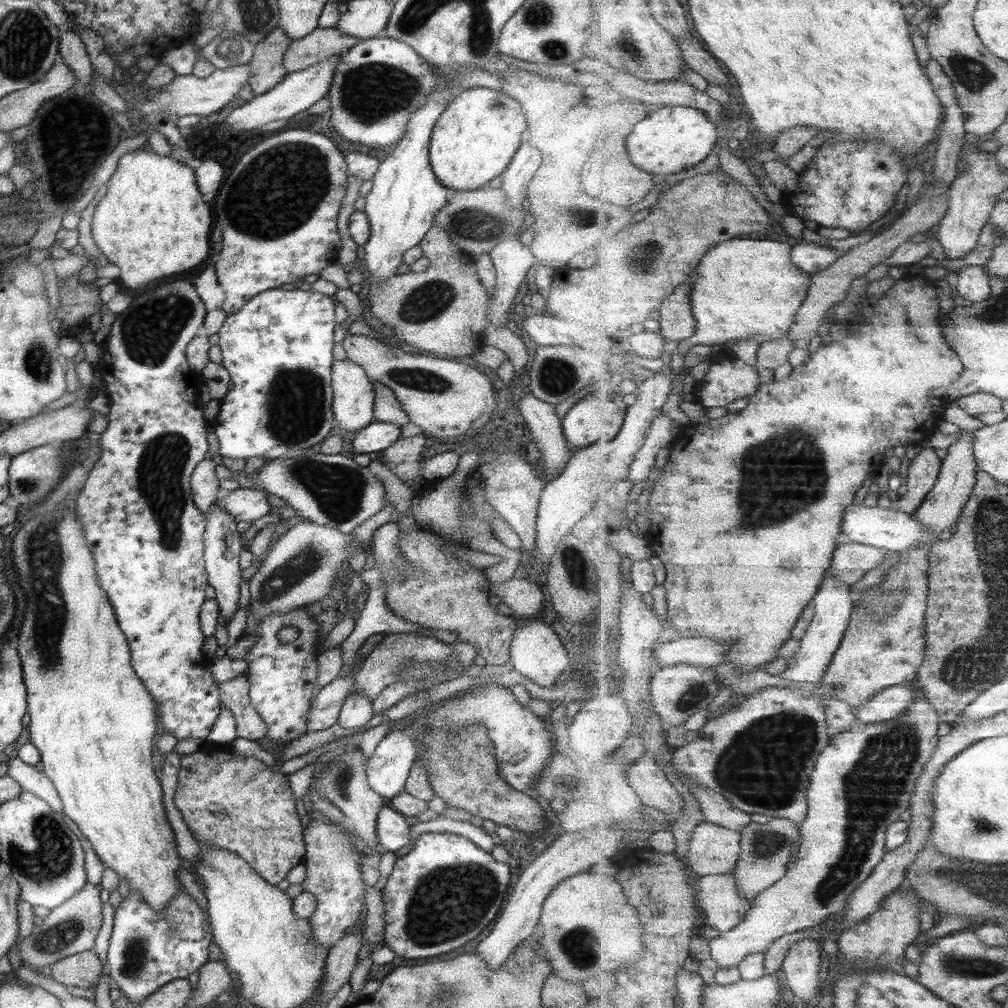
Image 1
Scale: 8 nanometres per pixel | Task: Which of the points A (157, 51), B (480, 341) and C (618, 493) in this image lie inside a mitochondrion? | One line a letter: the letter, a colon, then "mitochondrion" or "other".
A: other
B: other
C: other

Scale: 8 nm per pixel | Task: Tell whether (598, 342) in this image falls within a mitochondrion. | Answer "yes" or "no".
no

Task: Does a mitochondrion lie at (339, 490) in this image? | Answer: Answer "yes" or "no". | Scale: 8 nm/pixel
yes

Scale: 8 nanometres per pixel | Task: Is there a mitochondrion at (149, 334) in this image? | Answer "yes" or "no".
yes

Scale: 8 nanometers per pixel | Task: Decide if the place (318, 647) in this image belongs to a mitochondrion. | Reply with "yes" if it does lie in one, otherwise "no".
no

